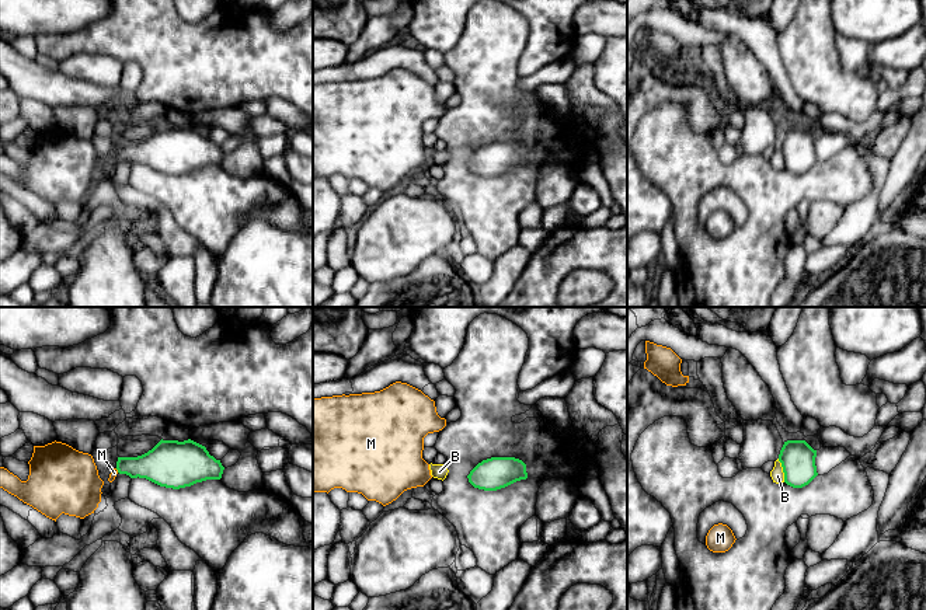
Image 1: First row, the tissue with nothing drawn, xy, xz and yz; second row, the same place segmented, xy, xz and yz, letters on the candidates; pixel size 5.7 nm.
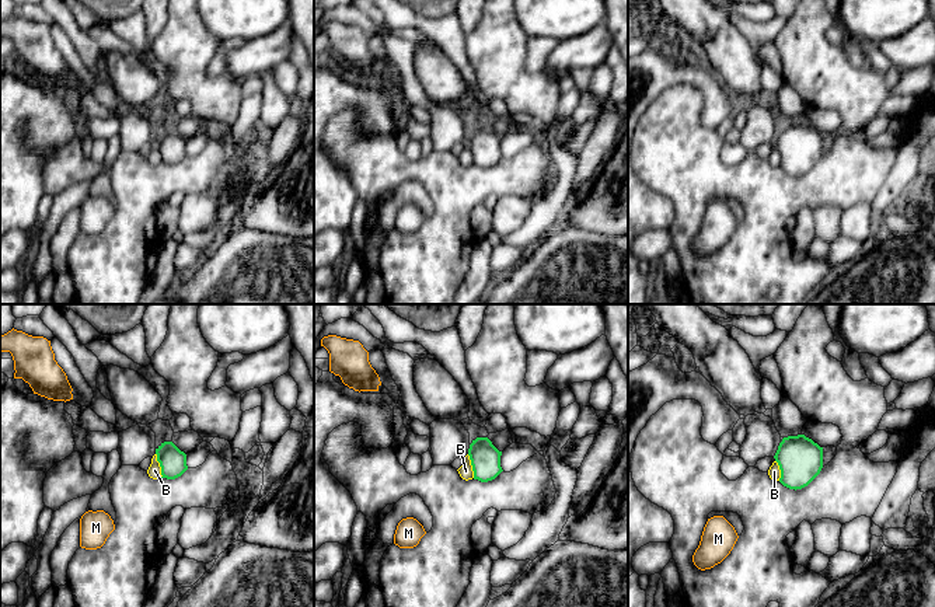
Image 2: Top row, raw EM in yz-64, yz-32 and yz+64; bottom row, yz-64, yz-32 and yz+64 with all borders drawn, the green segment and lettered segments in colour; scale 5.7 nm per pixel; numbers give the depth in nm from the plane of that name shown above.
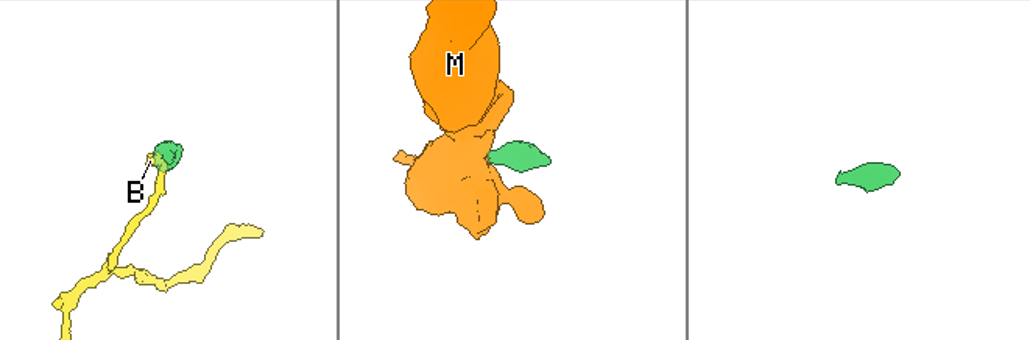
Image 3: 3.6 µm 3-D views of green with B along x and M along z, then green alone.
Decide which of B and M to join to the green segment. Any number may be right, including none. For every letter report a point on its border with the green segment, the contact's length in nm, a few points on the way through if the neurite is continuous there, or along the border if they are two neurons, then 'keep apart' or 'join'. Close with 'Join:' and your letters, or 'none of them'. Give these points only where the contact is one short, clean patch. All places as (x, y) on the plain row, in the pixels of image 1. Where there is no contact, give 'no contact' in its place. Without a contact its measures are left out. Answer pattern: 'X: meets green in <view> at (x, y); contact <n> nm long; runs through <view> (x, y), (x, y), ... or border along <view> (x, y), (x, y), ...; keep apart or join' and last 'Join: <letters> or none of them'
B: meets green in yz at (783, 156); contact 140 nm long; keep apart
M: meets green in xy at (117, 154); contact 30 nm long; runs through xy (160, 150), (124, 152), (117, 154), (114, 159); join
Join: M

